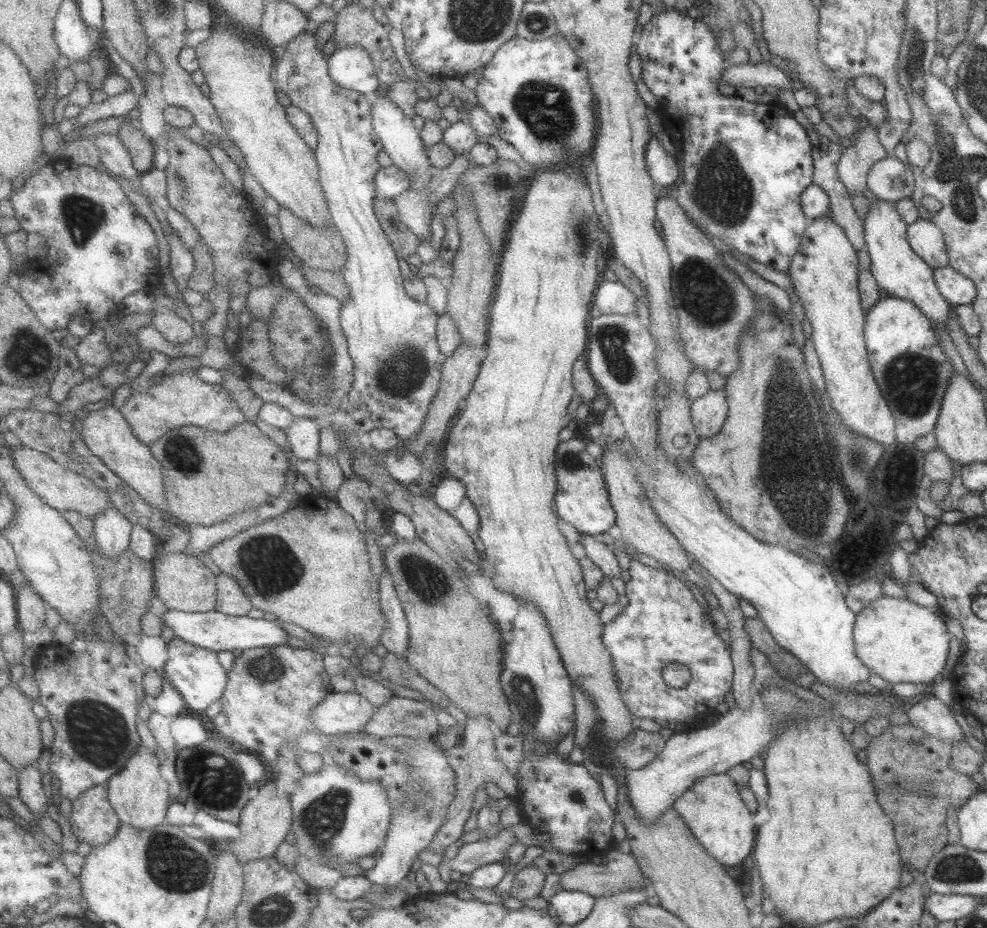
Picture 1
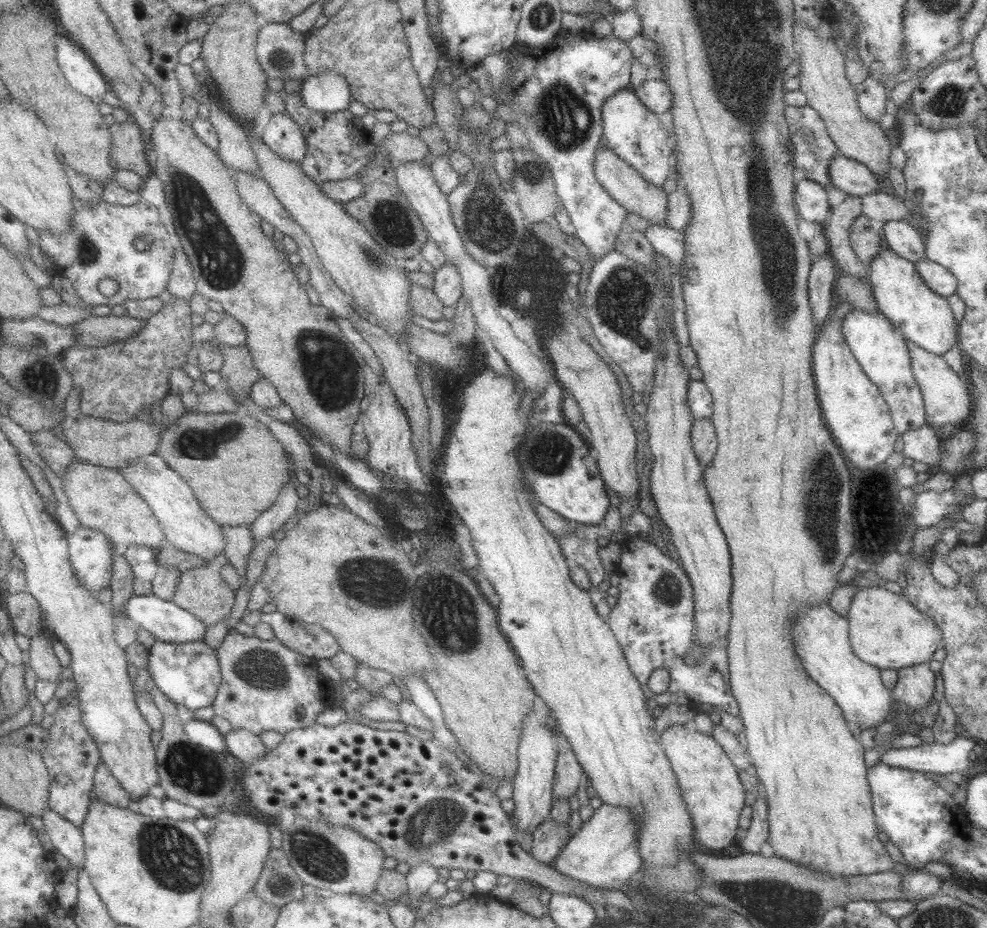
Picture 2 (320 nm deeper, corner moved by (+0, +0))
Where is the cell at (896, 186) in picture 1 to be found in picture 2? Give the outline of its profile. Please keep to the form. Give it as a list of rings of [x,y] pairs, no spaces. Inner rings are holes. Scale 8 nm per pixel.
[[[840,155],[829,163],[829,179],[833,187],[857,197],[879,192],[881,182],[863,164]]]

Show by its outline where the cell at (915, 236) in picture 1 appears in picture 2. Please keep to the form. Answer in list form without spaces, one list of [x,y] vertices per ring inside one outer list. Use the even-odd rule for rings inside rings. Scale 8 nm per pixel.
[[[889,220],[878,226],[883,230],[883,238],[888,249],[897,256],[912,263],[925,258],[923,242],[916,228],[899,220]]]

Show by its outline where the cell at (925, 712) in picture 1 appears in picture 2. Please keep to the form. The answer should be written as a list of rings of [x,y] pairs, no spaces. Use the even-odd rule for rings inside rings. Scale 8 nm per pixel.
[[[915,664],[897,670],[897,683],[891,690],[892,699],[905,704],[912,712],[917,712],[933,700],[934,678],[929,664]]]

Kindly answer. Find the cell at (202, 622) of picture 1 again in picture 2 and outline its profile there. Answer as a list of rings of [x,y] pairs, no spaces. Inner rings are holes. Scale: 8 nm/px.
[[[154,593],[148,595],[131,595],[124,606],[124,612],[142,629],[151,632],[158,640],[163,642],[177,642],[177,644],[187,644],[204,641],[208,635],[209,627],[205,622],[188,610],[181,608],[173,600],[163,600]]]

